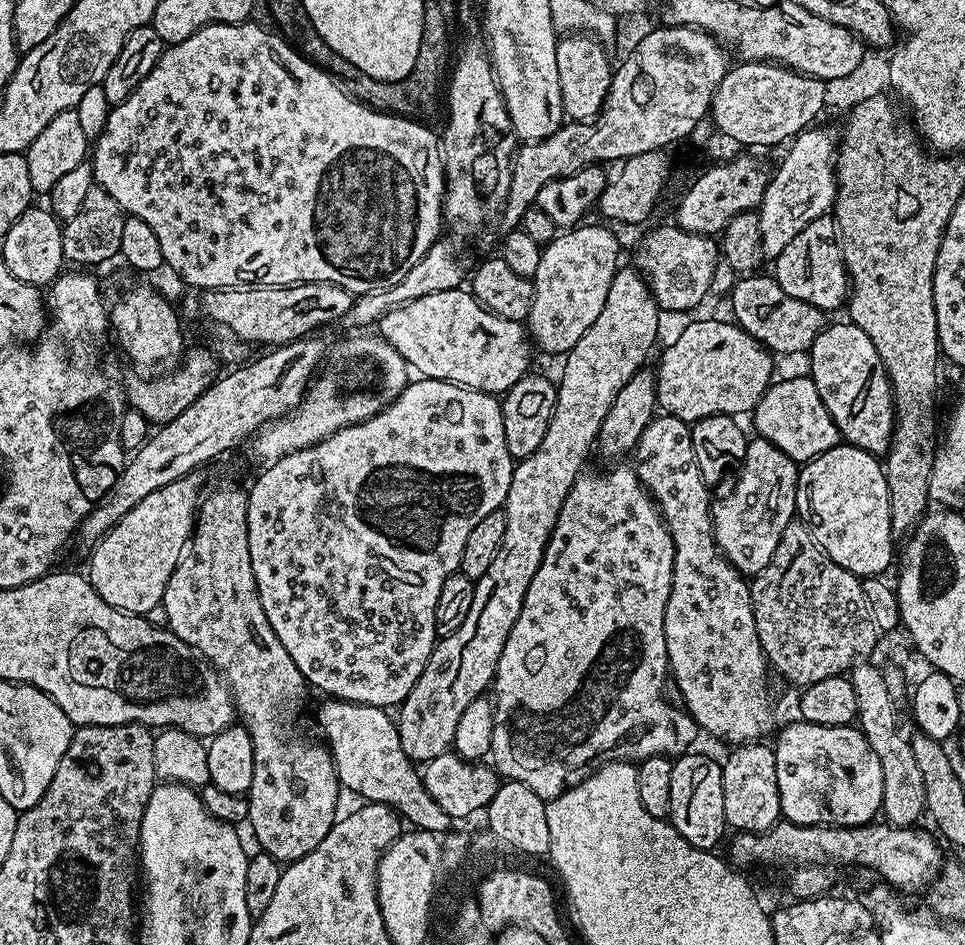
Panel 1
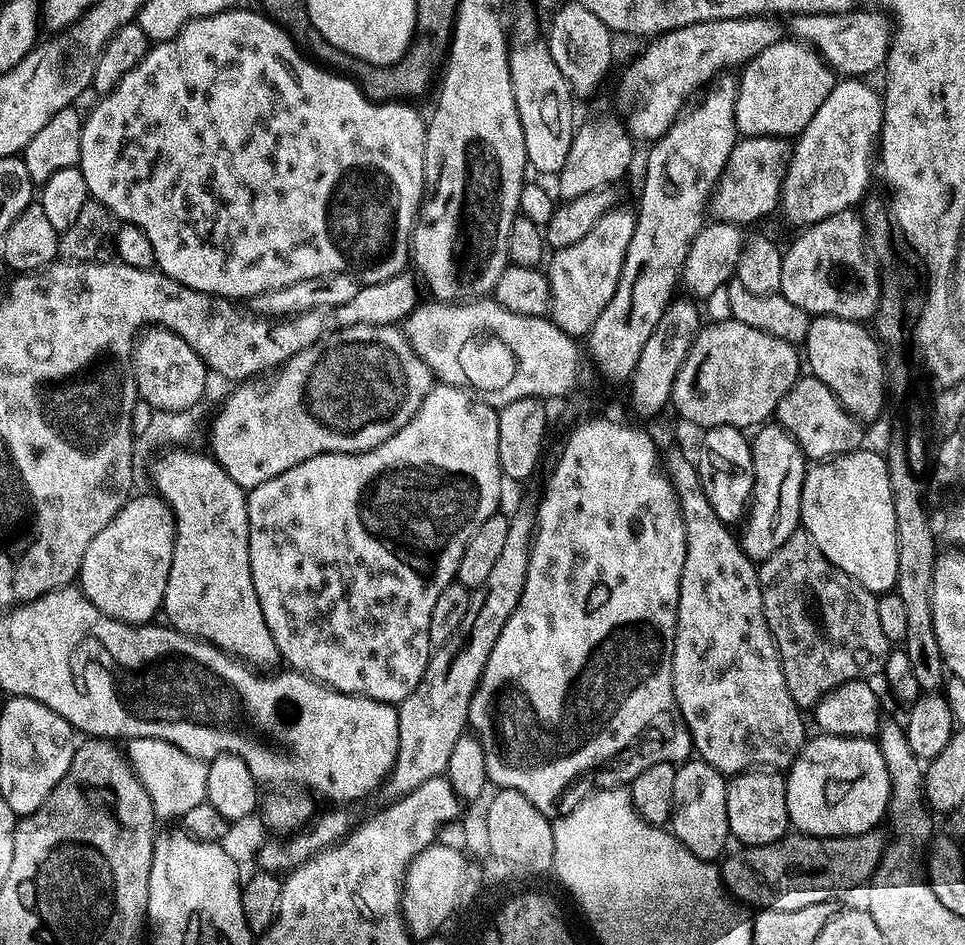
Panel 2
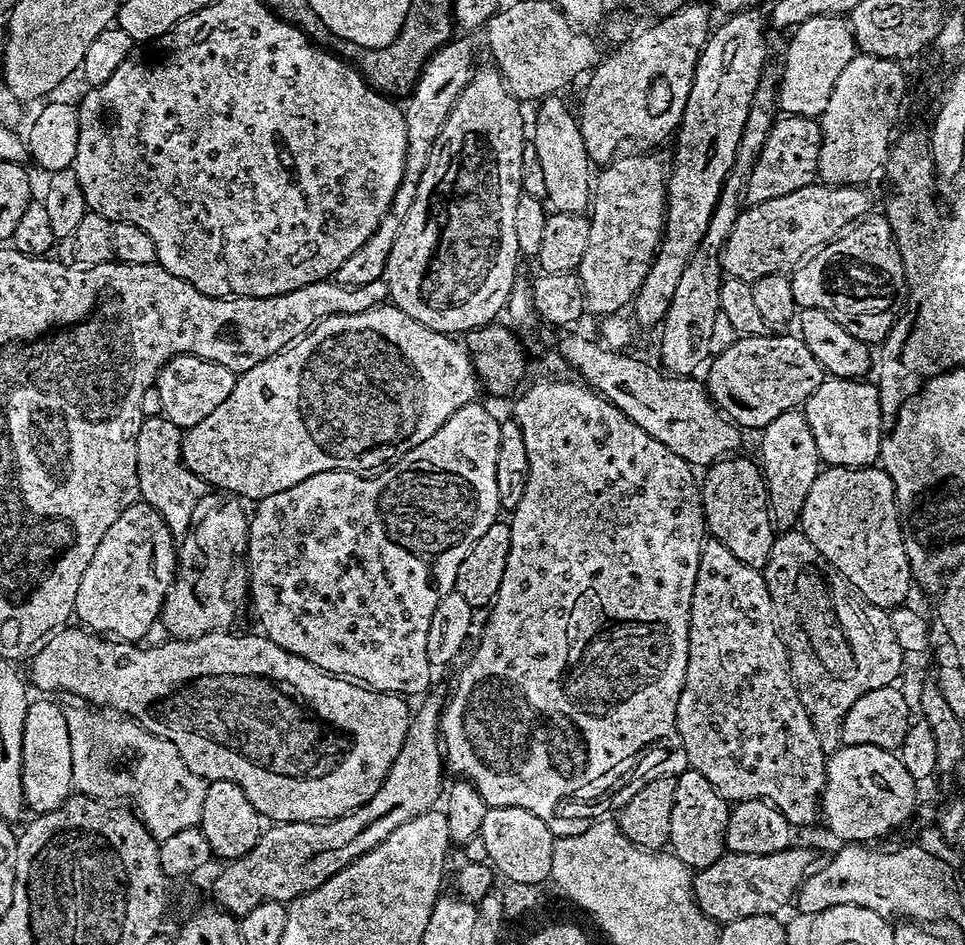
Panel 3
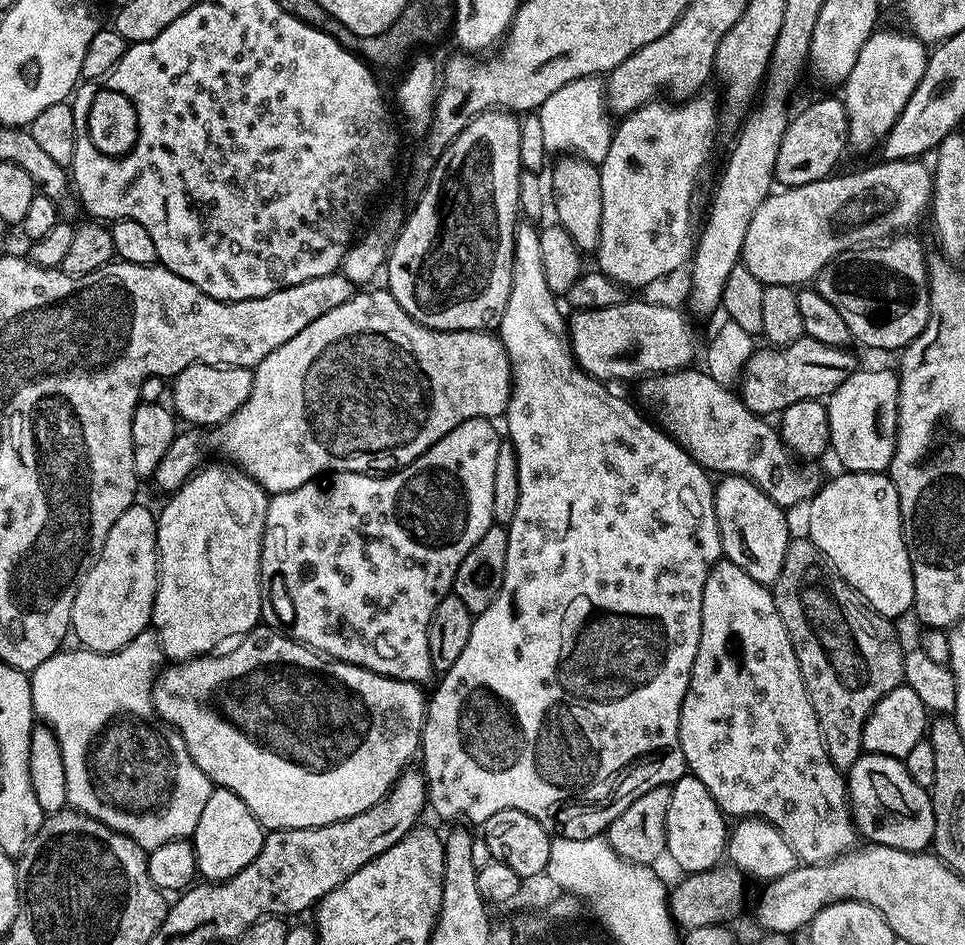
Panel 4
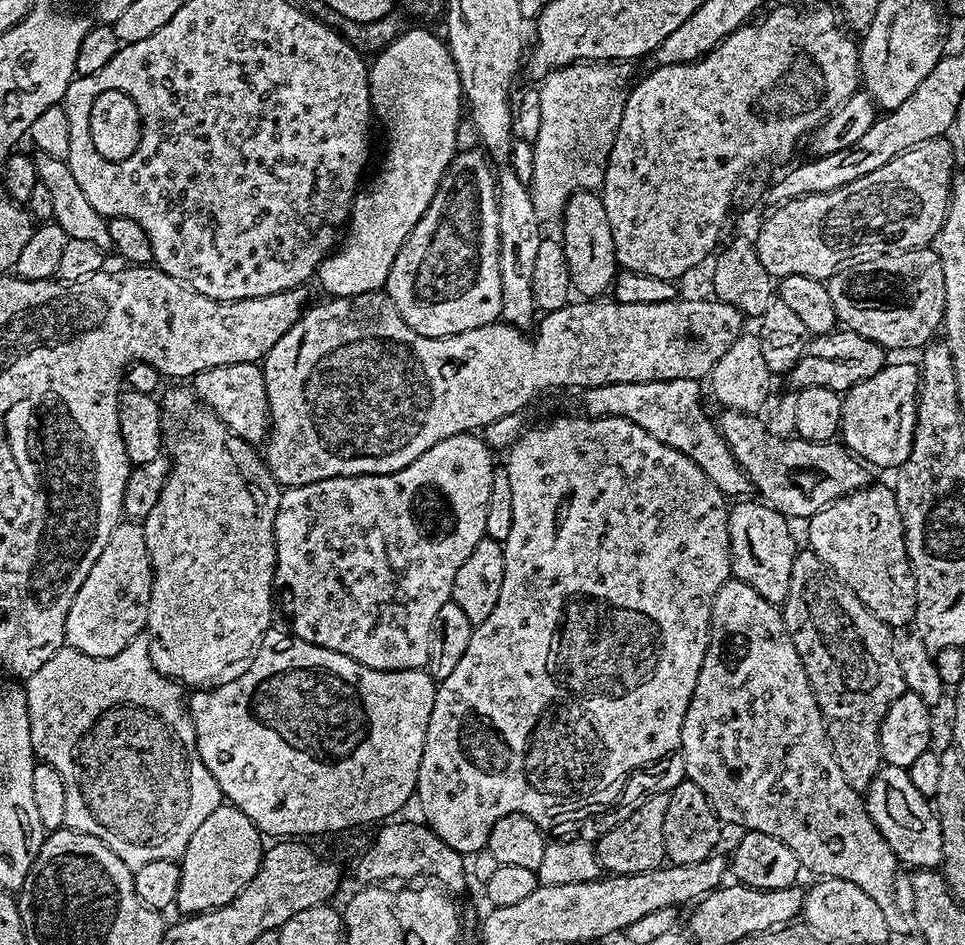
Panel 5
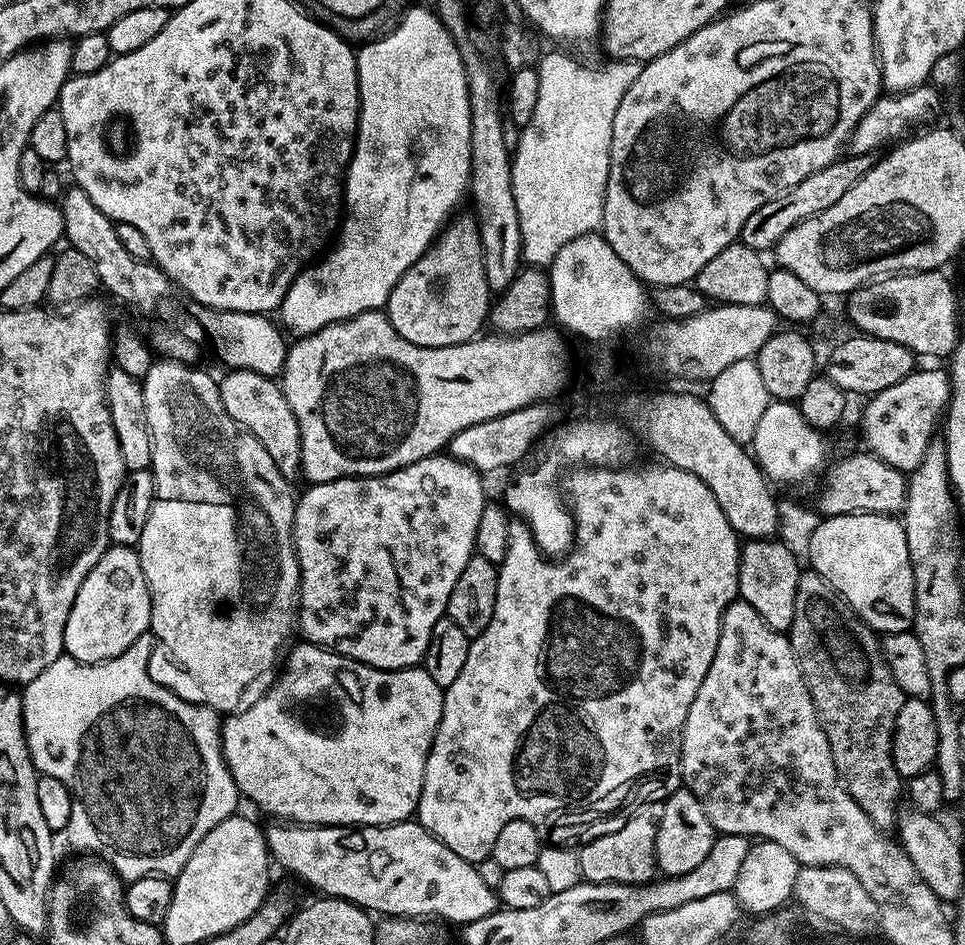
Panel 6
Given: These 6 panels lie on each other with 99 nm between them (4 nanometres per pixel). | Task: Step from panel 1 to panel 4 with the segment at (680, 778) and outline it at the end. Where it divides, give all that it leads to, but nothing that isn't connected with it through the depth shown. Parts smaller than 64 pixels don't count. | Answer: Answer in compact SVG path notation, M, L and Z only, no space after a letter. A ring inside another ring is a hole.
M691 774L671 785L670 810L666 810L666 852L681 868L681 873L705 872L717 867L725 859L730 835L729 825L720 807L714 802L710 790Z

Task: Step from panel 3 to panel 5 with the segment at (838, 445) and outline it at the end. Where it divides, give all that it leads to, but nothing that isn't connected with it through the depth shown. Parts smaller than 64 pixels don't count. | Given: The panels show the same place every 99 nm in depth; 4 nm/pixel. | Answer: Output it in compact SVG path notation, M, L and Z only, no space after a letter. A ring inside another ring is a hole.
M885 363L882 370L843 393L839 435L844 447L873 469L899 469L906 458L910 458L916 429L916 402L919 399L919 367L915 363Z

